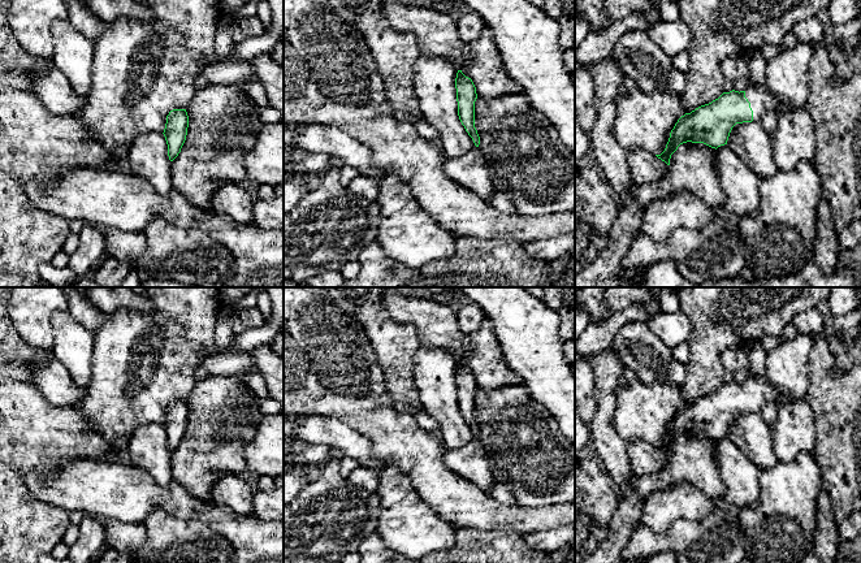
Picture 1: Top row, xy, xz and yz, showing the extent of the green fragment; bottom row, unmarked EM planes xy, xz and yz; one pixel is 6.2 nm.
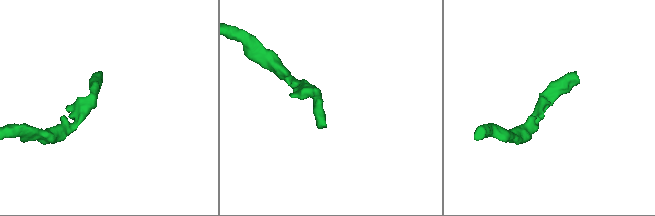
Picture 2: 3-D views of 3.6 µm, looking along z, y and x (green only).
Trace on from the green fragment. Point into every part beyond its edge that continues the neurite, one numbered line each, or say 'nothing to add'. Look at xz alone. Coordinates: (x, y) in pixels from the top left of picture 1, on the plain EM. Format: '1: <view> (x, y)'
nothing to add

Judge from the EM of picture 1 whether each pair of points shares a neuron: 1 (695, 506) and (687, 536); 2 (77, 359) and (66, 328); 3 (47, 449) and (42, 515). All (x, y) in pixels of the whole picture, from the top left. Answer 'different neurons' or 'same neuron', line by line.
1: different neurons
2: same neuron
3: same neuron

